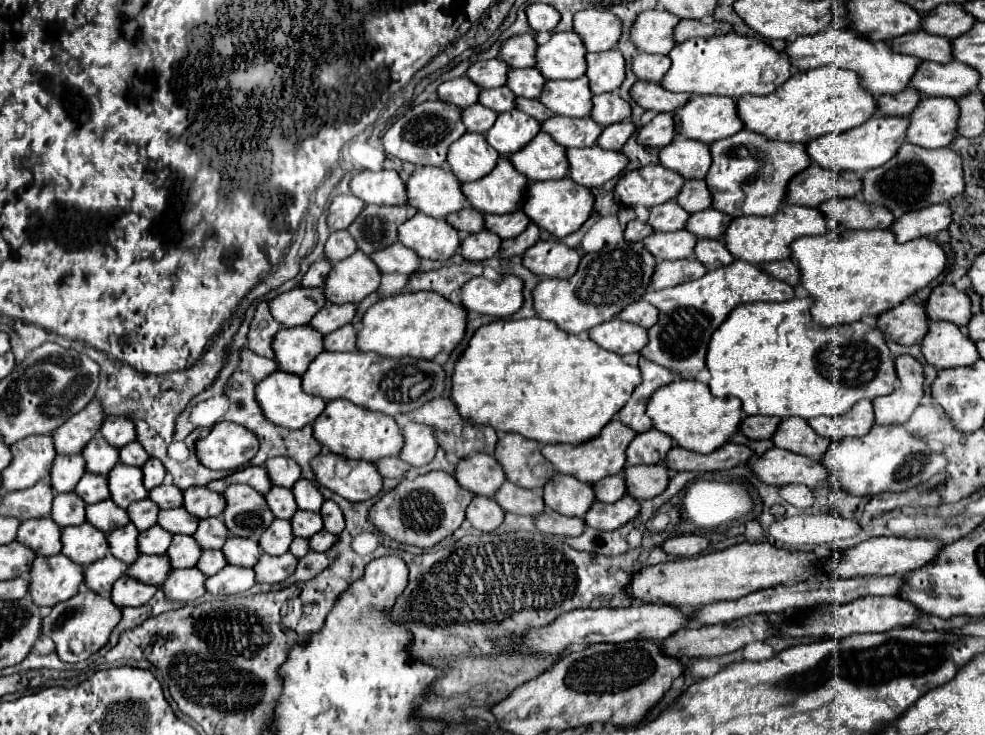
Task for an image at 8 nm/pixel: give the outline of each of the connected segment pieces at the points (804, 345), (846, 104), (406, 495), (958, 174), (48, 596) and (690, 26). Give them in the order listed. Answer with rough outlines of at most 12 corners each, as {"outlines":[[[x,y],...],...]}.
{"outlines":[[[812,297],[742,303],[714,331],[716,397],[842,415],[898,381],[878,327]],[[796,71],[736,101],[746,129],[808,143],[876,115],[854,71]],[[454,475],[404,479],[370,509],[378,531],[428,549],[474,493]],[[906,141],[866,171],[862,195],[896,217],[950,201],[964,183],[950,147]],[[58,553],[36,557],[30,595],[38,607],[74,597],[84,567]],[[682,19],[676,41],[712,37],[734,31],[730,23]]]}

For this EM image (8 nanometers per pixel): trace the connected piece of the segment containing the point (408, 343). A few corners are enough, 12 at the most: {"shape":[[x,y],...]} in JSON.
{"shape":[[434,291],[384,297],[358,349],[452,353],[468,311]]}

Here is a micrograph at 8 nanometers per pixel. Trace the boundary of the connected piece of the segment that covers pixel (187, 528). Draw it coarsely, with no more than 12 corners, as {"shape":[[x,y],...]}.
{"shape":[[184,507],[166,509],[158,515],[158,525],[170,533],[194,535],[198,517]]}

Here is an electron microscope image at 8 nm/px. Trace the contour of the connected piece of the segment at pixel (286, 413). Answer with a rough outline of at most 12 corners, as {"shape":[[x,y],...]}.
{"shape":[[294,373],[256,385],[264,415],[288,429],[314,423],[326,407]]}

